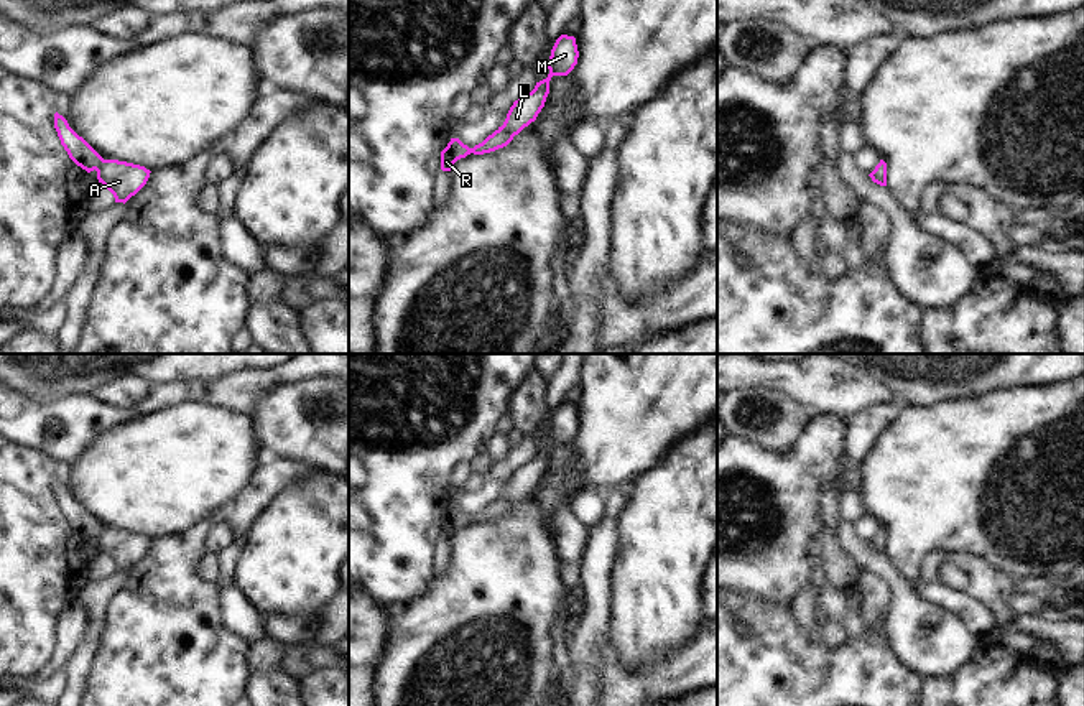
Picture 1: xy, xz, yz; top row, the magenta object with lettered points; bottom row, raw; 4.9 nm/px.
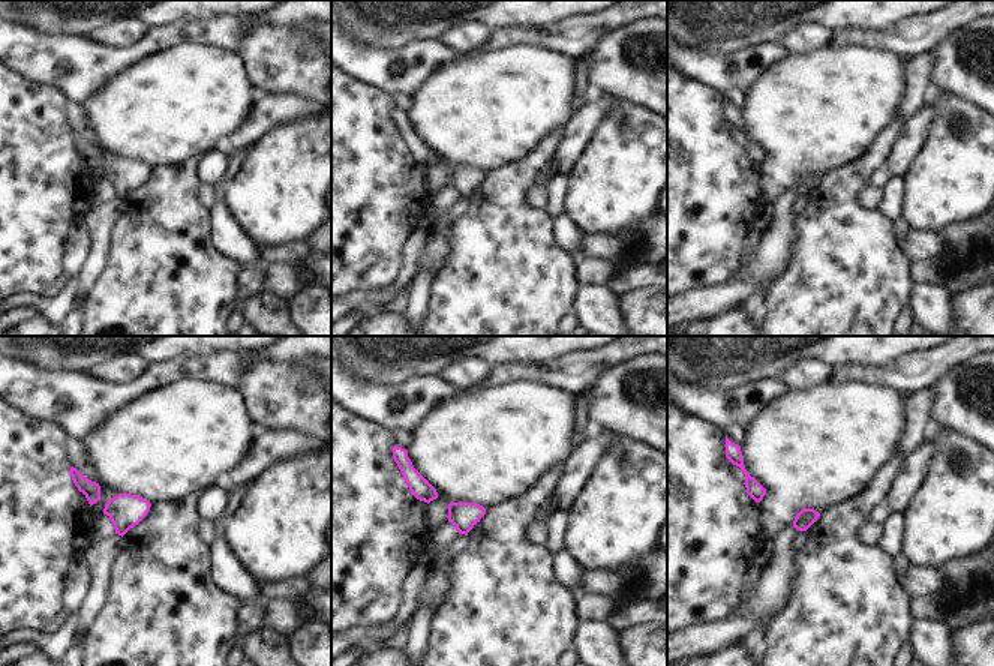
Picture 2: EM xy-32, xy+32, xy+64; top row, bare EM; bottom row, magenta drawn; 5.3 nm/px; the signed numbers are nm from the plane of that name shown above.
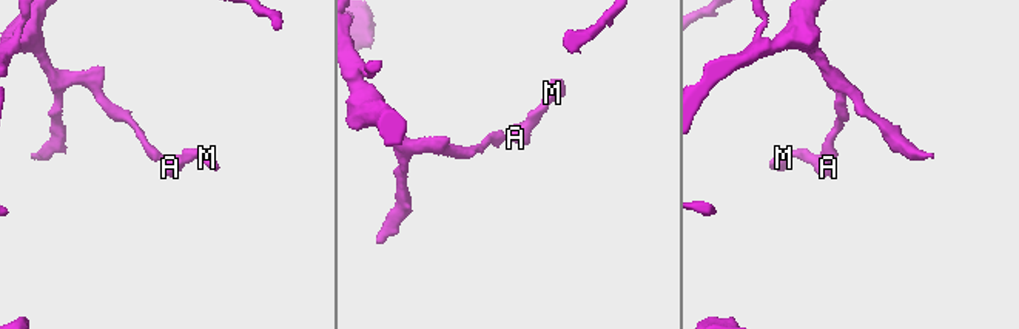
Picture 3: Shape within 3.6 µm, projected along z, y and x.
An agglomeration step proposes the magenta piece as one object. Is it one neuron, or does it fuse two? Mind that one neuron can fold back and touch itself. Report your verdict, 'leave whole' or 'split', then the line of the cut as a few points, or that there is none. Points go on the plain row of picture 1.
leave whole; cut none

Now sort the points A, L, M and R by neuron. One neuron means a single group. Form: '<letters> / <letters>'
A L M R

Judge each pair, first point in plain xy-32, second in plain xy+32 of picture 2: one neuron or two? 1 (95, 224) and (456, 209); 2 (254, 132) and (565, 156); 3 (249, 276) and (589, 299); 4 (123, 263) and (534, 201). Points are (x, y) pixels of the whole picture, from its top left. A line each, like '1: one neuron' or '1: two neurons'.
1: one neuron
2: one neuron
3: two neurons
4: two neurons

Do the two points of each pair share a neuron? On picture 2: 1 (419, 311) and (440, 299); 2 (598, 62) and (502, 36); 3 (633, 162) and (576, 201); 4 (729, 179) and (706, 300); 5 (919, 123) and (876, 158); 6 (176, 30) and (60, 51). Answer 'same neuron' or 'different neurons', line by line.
1: different neurons
2: different neurons
3: same neuron
4: different neurons
5: different neurons
6: same neuron

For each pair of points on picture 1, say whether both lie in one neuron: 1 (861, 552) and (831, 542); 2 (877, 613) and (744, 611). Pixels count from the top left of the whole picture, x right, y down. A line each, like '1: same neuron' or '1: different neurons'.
1: different neurons
2: different neurons

